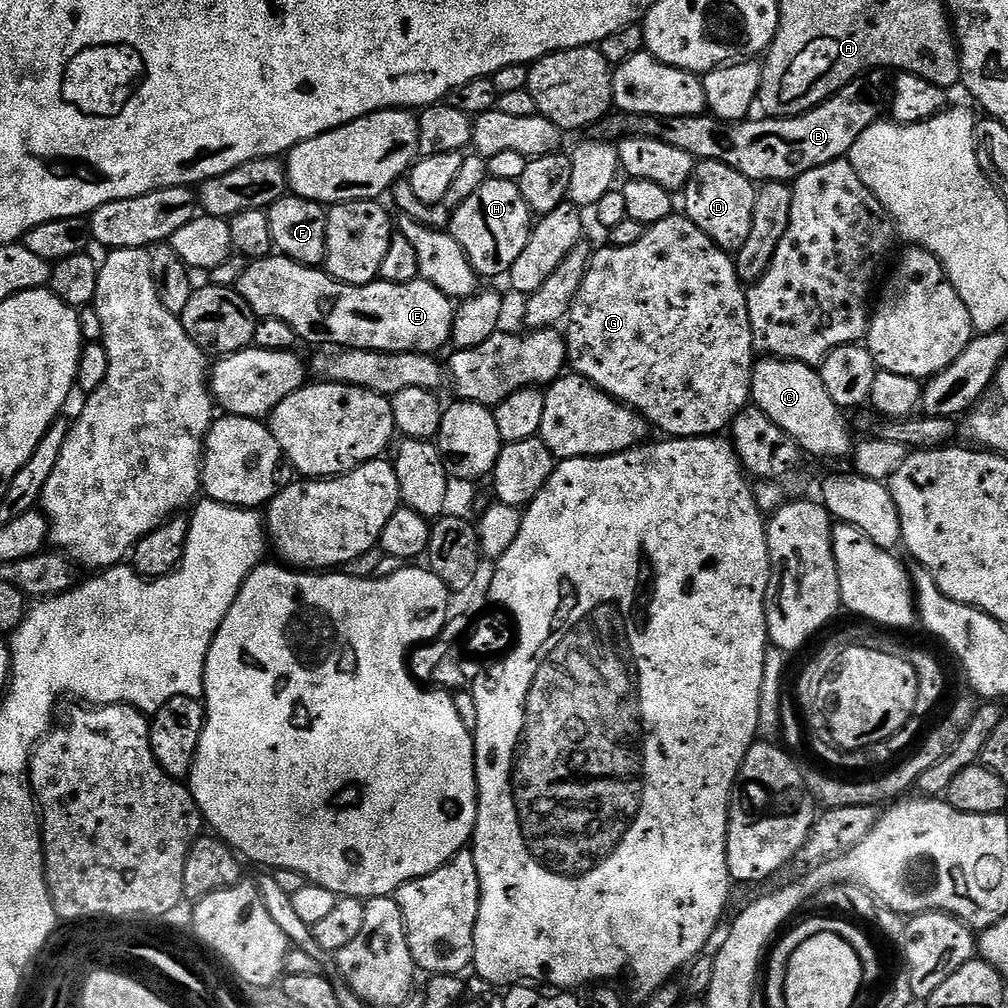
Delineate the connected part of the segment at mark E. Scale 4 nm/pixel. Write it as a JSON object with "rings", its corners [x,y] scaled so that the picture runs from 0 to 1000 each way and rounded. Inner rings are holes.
{"rings":[[[271,252],[269,254],[261,254],[259,258],[252,258],[247,261],[246,266],[240,272],[240,276],[237,280],[232,283],[234,289],[240,292],[240,296],[244,296],[244,300],[248,304],[248,308],[250,311],[255,313],[258,317],[275,317],[276,319],[284,319],[287,321],[295,331],[295,334],[299,338],[302,337],[306,341],[329,341],[325,343],[332,343],[334,346],[337,347],[344,347],[347,345],[358,345],[359,347],[363,347],[364,349],[420,349],[422,351],[433,351],[436,350],[436,345],[439,343],[439,341],[443,342],[445,338],[448,336],[448,324],[450,323],[450,312],[452,311],[452,302],[450,301],[447,294],[443,294],[442,292],[438,292],[438,288],[435,288],[435,284],[431,284],[427,280],[423,280],[422,278],[414,277],[411,280],[407,280],[406,282],[388,282],[387,280],[383,280],[379,277],[372,277],[369,279],[368,282],[341,282],[337,278],[333,278],[331,275],[326,274],[324,269],[318,268],[316,265],[313,266],[306,266],[302,262],[297,262],[296,260],[292,260],[288,256],[284,256],[283,254],[279,254],[277,252]]]}

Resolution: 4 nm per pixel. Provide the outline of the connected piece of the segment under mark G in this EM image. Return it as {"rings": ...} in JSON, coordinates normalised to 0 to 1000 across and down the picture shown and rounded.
{"rings":[[[678,212],[662,214],[657,220],[640,225],[637,236],[629,240],[629,244],[588,249],[583,267],[579,269],[579,279],[569,296],[567,306],[562,314],[562,340],[563,342],[563,361],[570,372],[581,375],[591,385],[597,386],[602,393],[608,393],[617,401],[623,402],[635,410],[648,426],[656,425],[663,435],[682,435],[684,433],[709,433],[717,430],[725,422],[731,411],[743,404],[746,396],[746,363],[748,346],[746,344],[746,328],[744,327],[744,312],[742,311],[742,295],[739,283],[734,281],[727,255],[717,250],[688,220],[685,220]]]}

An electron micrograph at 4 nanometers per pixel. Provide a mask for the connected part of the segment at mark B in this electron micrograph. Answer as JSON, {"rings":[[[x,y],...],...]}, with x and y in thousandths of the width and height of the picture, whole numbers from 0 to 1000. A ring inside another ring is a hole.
{"rings":[[[873,69],[849,75],[838,87],[794,115],[723,121],[711,119],[705,113],[681,113],[677,117],[604,113],[582,128],[581,135],[598,143],[614,141],[622,135],[640,135],[661,141],[661,145],[670,145],[672,149],[681,149],[688,160],[716,161],[747,181],[789,181],[800,169],[812,169],[819,161],[838,158],[847,141],[871,122],[873,110],[876,107],[878,110],[883,95],[883,79],[877,75],[880,74]]]}

